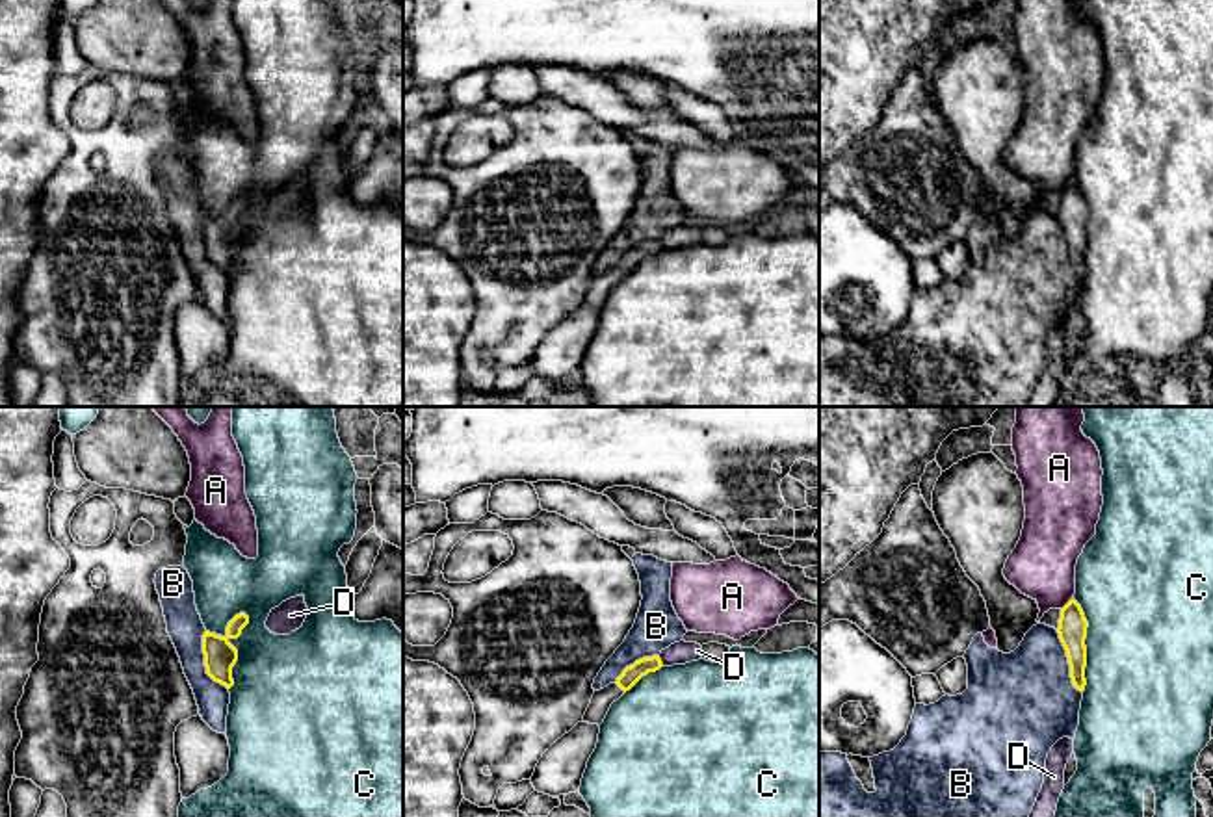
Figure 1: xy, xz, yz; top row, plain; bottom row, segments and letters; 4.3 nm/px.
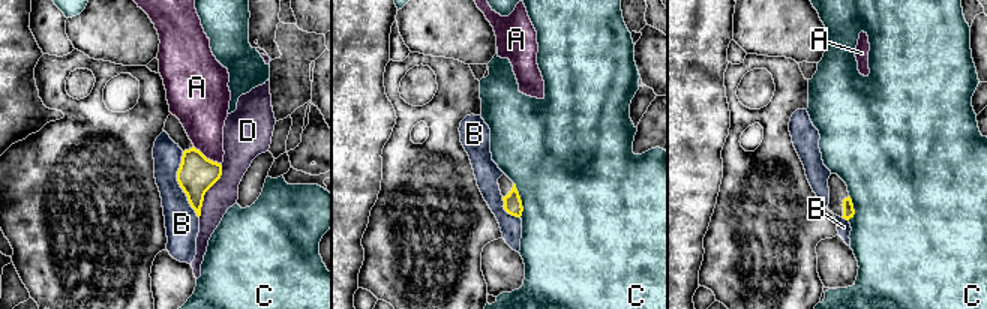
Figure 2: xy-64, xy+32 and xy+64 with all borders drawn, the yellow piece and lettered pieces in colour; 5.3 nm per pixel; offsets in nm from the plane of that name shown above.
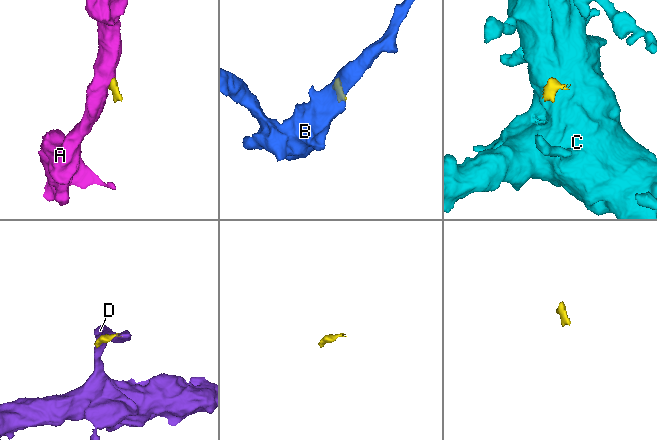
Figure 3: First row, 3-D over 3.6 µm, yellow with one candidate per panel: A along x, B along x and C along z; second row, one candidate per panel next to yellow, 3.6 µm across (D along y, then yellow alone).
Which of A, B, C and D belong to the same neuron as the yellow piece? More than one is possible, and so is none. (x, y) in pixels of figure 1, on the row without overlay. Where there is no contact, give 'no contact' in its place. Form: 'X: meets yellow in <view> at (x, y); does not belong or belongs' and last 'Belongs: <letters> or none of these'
A: meets yellow in yz at (1067, 188); does not belong
B: meets yellow in yz at (1069, 246); does not belong
C: meets yellow in xy at (234, 233); does not belong
D: meets yellow in xz at (660, 246); does not belong
Belongs: none of these

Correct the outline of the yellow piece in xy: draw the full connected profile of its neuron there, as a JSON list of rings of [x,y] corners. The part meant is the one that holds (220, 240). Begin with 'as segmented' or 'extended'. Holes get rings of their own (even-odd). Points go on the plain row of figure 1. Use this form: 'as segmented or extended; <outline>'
as segmented; [[[240,197],[228,206],[225,221],[210,215],[204,215],[202,219],[206,258],[227,273],[234,269],[232,251],[238,245],[238,234],[228,225],[238,223],[247,208],[249,201]]]

